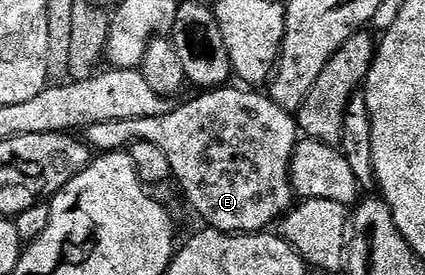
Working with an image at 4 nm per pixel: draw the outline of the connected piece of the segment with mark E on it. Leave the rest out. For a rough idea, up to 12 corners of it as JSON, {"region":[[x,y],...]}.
{"region":[[221,87],[83,130],[154,143],[205,226],[258,233],[294,204],[298,121]]}

